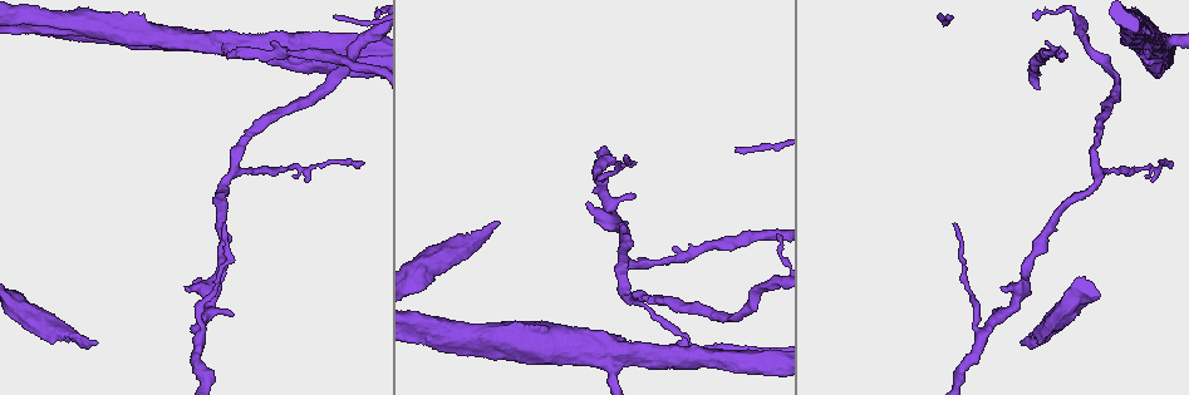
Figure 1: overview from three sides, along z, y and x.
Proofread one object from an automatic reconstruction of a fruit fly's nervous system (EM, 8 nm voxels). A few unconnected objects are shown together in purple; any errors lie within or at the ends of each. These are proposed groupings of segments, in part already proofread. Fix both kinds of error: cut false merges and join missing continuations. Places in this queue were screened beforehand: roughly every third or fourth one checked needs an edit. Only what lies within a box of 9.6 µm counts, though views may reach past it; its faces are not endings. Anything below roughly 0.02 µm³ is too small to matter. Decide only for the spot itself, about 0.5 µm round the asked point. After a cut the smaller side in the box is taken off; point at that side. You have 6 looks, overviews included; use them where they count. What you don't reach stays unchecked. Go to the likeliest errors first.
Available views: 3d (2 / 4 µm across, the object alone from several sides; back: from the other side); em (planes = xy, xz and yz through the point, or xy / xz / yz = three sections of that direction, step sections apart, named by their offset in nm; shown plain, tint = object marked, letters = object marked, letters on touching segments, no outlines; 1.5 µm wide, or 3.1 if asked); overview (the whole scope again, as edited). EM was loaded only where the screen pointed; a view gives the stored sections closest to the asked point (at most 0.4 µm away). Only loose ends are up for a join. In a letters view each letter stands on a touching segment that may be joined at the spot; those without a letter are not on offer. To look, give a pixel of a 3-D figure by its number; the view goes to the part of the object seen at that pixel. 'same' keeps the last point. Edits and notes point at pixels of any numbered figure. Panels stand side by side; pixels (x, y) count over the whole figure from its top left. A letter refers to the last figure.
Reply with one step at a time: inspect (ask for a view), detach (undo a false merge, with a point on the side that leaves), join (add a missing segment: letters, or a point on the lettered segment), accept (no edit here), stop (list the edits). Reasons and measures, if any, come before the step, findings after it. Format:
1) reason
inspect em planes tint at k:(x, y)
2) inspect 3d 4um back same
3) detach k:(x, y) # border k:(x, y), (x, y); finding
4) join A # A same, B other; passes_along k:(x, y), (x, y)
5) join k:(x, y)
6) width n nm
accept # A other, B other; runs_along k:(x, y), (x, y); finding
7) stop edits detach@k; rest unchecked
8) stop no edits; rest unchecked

long arm stops here
inspect 3d 4um at 1:(629, 265)

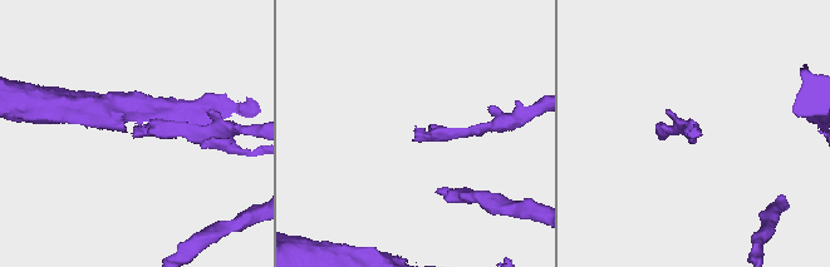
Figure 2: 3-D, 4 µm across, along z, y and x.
inspect em planes letters at 2:(695, 136)

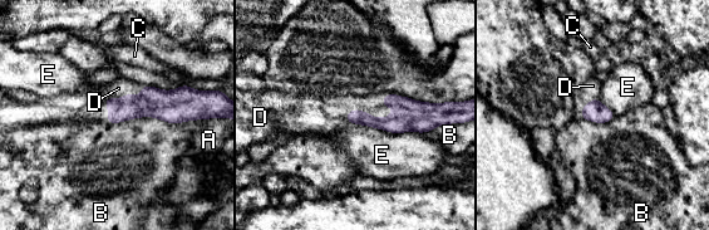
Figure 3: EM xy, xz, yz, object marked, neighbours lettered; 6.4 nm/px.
join D # A other, B other, C other, D same, E other; passes_along 3:(163, 104), (126, 94), (118, 88); the cell continues

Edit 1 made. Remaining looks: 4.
inspect overview

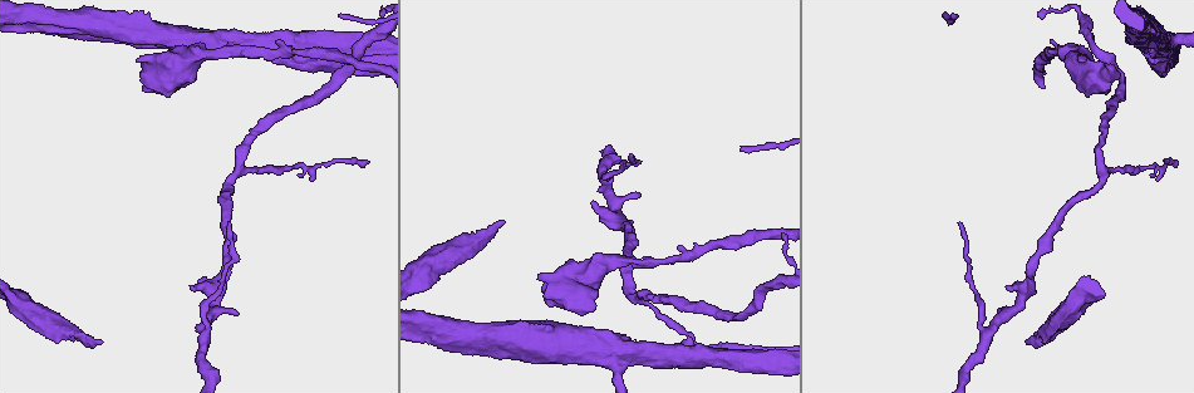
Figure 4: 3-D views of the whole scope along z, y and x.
side arm on a straight run
inspect 3d 2um at 4:(209, 41)

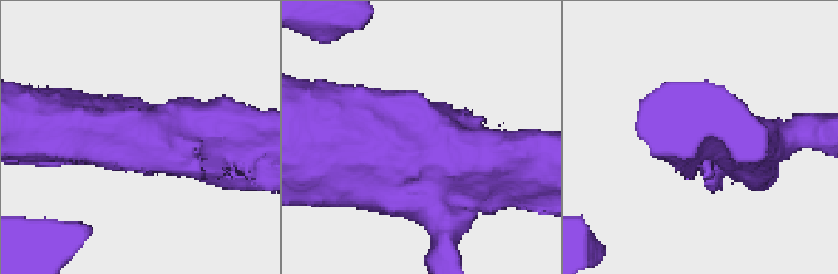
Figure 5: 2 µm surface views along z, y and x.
arms 3; arm_widths 240, 360, 480 nm
inspect em planes letters at 5:(135, 131)

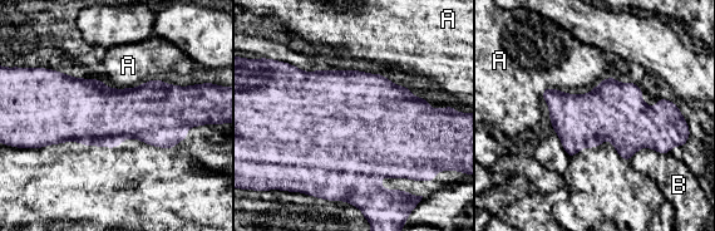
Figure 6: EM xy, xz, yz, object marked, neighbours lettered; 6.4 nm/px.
longest_contact A 280 nm
accept # A other, B other; border 6:(156, 78), (136, 87), (114, 88); all the same cell

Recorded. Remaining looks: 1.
stop edits join@3; rest unchecked

